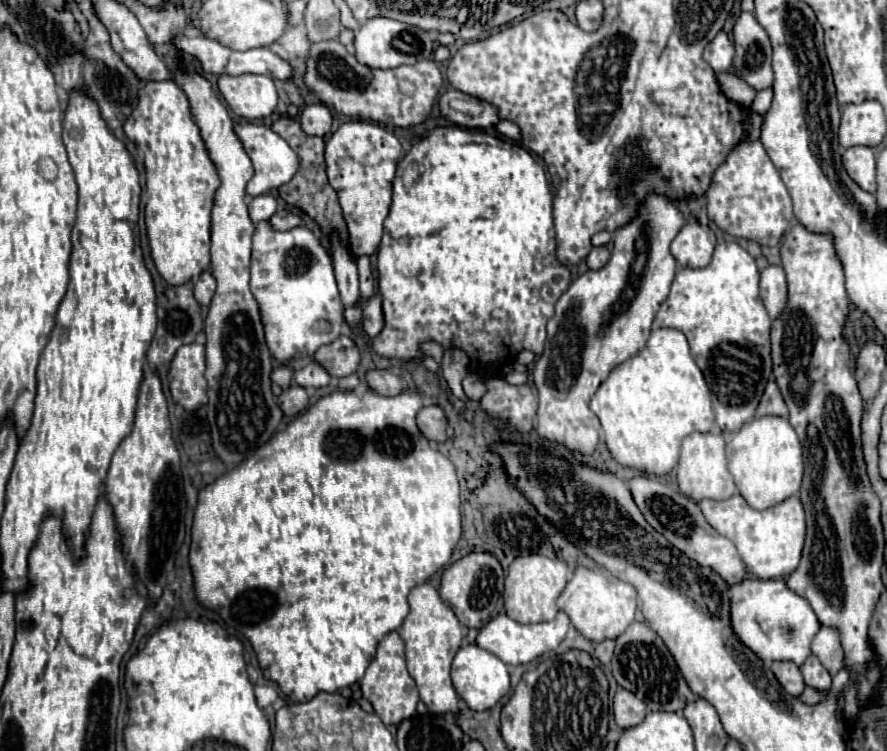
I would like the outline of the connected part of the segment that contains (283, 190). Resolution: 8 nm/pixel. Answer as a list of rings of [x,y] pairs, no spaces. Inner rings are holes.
[[[283,116],[283,118],[279,118],[277,122],[273,122],[273,124],[271,124],[271,130],[277,132],[281,138],[285,138],[287,144],[289,144],[289,146],[297,152],[297,156],[299,156],[299,168],[297,168],[293,180],[289,180],[287,184],[283,184],[283,186],[279,188],[279,196],[281,196],[287,204],[291,204],[291,206],[303,210],[309,218],[313,218],[313,220],[319,224],[321,232],[323,232],[327,238],[331,238],[331,234],[337,234],[341,246],[349,248],[349,234],[347,234],[347,226],[345,226],[345,220],[343,220],[343,214],[341,214],[341,206],[339,206],[339,202],[337,202],[337,192],[329,186],[327,174],[325,174],[325,160],[323,160],[325,142],[323,142],[323,138],[307,136],[307,134],[301,130],[299,122],[297,122],[295,118],[289,118],[289,116]]]

